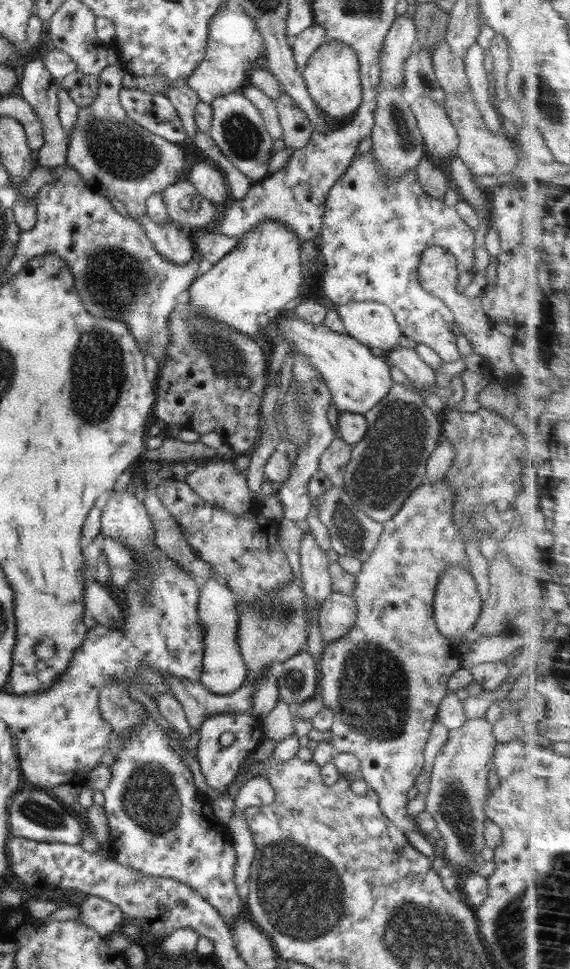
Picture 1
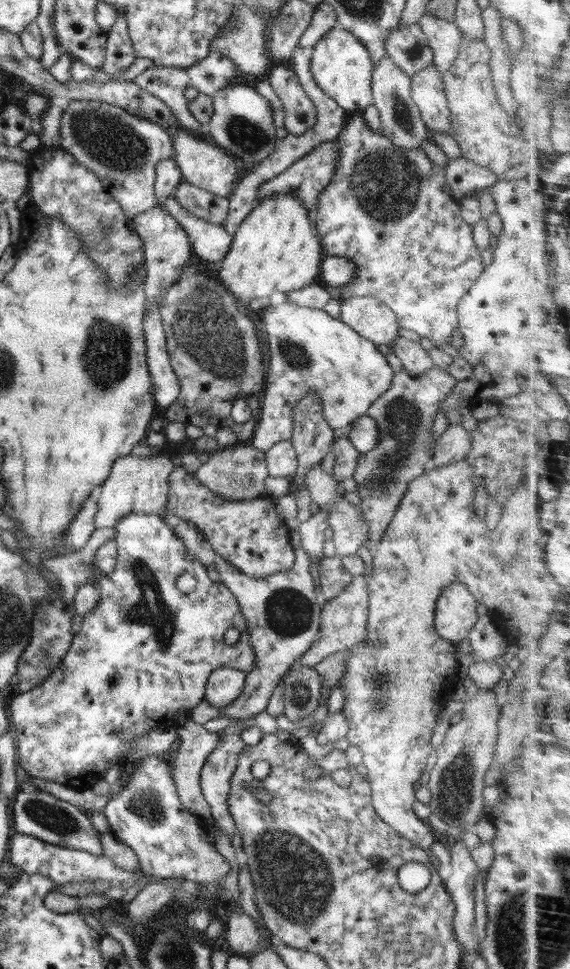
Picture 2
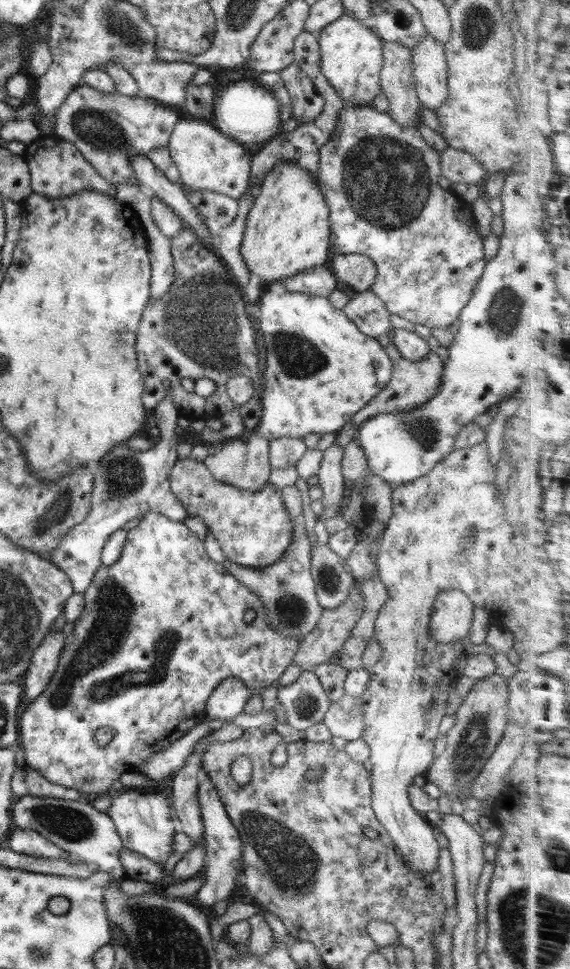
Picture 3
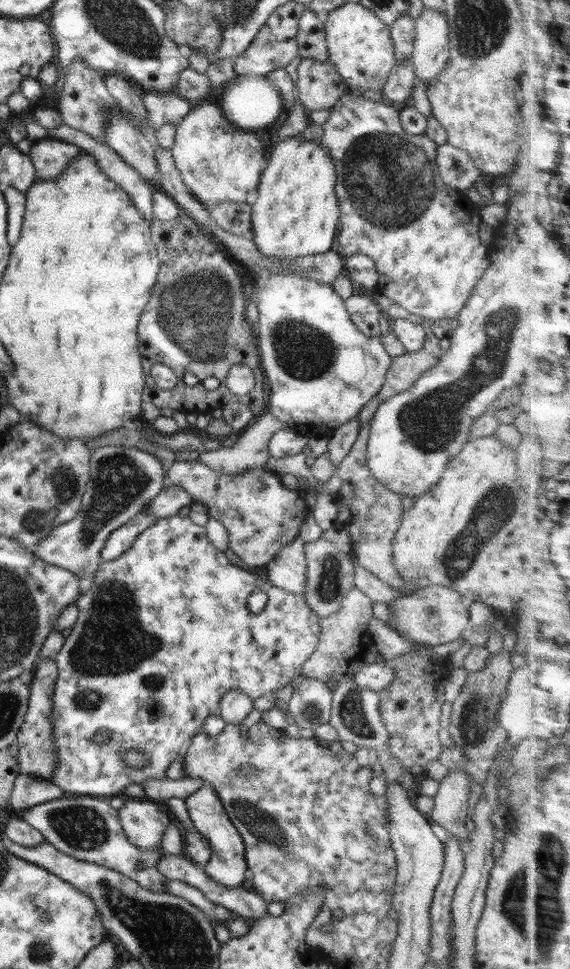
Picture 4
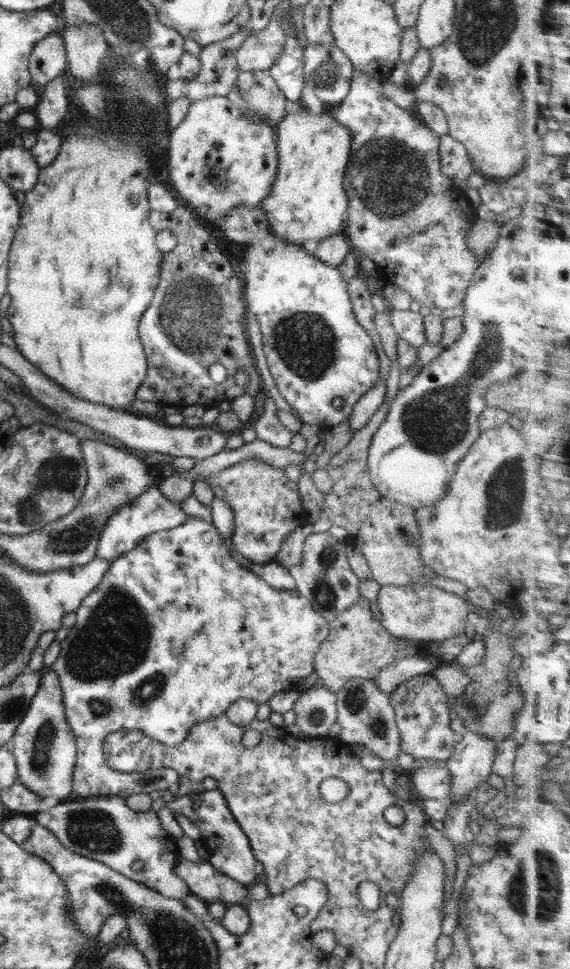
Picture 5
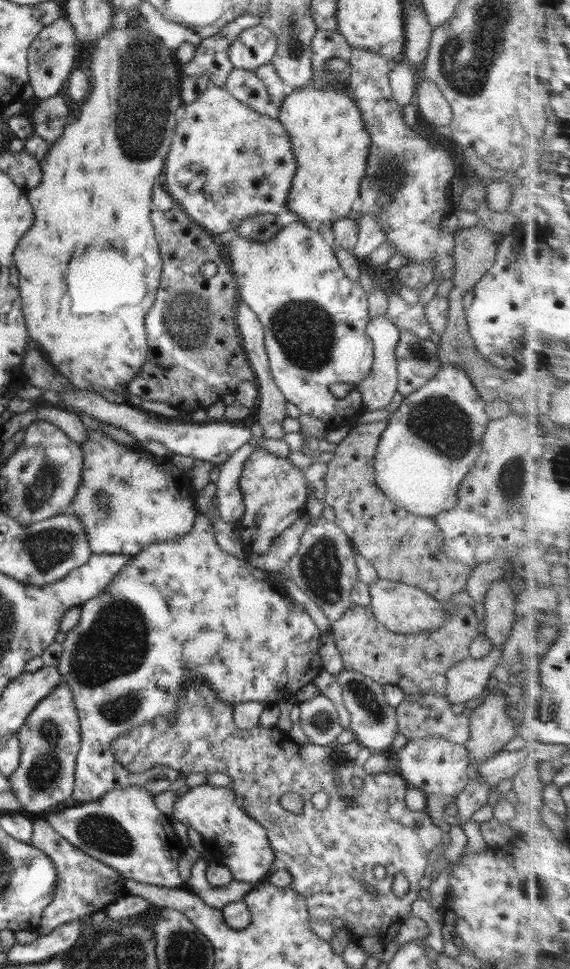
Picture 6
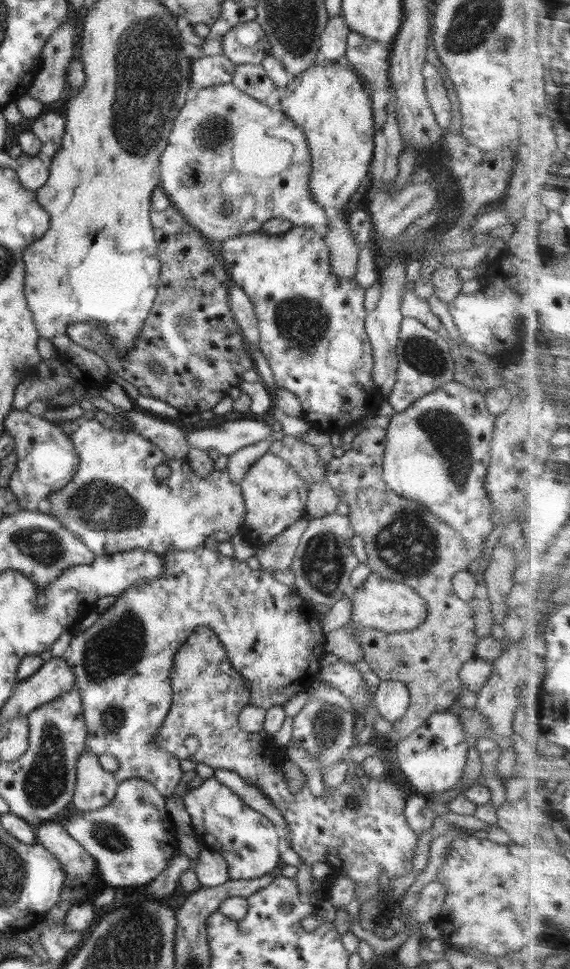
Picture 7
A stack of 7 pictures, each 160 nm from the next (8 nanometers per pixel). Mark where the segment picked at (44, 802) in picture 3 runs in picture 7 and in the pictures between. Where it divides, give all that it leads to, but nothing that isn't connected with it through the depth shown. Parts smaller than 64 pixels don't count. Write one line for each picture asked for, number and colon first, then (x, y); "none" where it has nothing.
4: (88, 828)
5: (105, 829)
6: (124, 829)
7: (133, 839)

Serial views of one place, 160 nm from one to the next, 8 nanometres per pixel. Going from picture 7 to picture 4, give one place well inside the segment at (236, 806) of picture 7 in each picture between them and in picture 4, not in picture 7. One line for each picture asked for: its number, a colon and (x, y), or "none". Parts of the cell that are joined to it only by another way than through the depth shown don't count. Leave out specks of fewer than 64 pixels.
4: (227, 865)
5: (229, 849)
6: (232, 838)

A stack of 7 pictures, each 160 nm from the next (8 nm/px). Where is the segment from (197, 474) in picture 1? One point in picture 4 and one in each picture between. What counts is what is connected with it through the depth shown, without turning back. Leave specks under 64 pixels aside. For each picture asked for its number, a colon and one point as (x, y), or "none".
2: (238, 473)
3: (243, 462)
4: (249, 452)

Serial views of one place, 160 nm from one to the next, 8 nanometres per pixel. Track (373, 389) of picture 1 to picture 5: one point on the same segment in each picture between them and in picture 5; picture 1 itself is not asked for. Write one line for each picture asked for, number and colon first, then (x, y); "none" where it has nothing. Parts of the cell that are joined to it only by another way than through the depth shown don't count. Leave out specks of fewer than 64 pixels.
2: (309, 349)
3: (321, 370)
4: (322, 370)
5: (316, 350)

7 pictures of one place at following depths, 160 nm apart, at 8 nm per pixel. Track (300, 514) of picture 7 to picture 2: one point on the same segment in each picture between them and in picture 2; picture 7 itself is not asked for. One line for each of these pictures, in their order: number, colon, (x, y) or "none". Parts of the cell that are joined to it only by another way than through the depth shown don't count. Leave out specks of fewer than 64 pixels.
2: (249, 535)
3: (254, 529)
4: (261, 515)
5: (267, 507)
6: (274, 491)

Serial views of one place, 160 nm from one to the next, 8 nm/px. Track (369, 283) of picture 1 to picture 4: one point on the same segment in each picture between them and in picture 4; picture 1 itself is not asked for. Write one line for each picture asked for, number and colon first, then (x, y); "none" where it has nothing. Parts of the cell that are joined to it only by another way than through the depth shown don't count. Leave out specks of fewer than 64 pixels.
2: (385, 209)
3: (380, 180)
4: (423, 236)

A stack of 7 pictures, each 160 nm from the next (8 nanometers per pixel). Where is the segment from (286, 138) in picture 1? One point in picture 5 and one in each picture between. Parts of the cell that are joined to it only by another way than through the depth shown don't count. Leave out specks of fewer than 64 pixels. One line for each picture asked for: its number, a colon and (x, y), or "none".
2: (300, 113)
3: (306, 104)
4: (319, 87)
5: (326, 68)

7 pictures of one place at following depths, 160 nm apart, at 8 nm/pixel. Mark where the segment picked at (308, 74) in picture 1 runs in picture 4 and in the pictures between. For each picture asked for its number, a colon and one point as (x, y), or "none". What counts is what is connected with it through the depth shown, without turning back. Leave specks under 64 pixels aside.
2: (342, 67)
3: (351, 56)
4: (359, 45)

